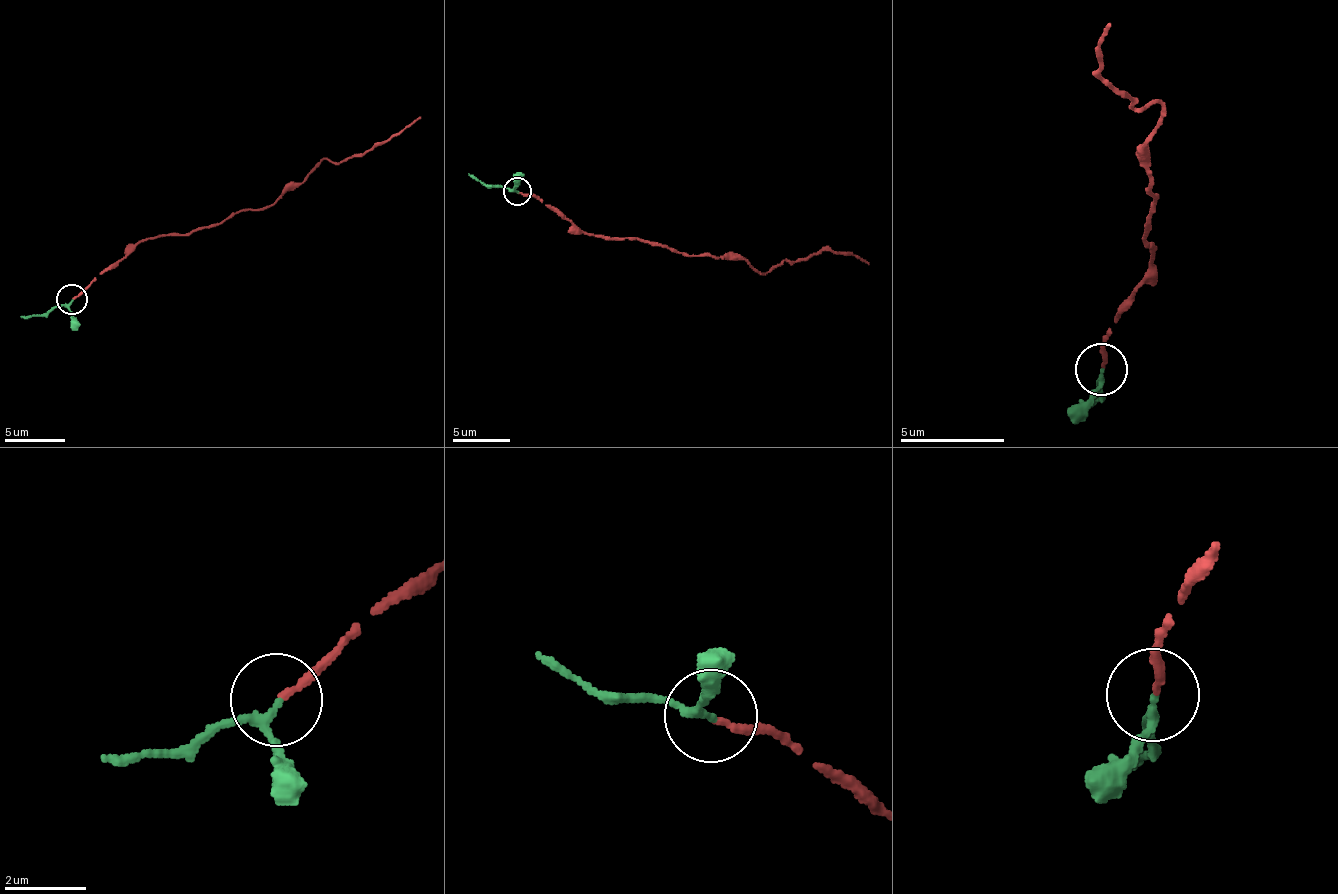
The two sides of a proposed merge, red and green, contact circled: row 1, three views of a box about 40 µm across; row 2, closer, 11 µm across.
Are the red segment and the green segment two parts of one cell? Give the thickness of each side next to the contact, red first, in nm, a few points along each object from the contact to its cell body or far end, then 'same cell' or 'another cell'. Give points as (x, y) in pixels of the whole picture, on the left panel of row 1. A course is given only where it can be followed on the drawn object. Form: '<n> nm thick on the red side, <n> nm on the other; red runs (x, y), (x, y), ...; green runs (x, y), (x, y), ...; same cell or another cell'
190 nm thick on the red side, 180 nm on the other; red runs (73, 300), (95, 276), (149, 238), (191, 235), (242, 211), (263, 211), (322, 160), (347, 162), (421, 116); green runs (72, 300), (21, 318); another cell

